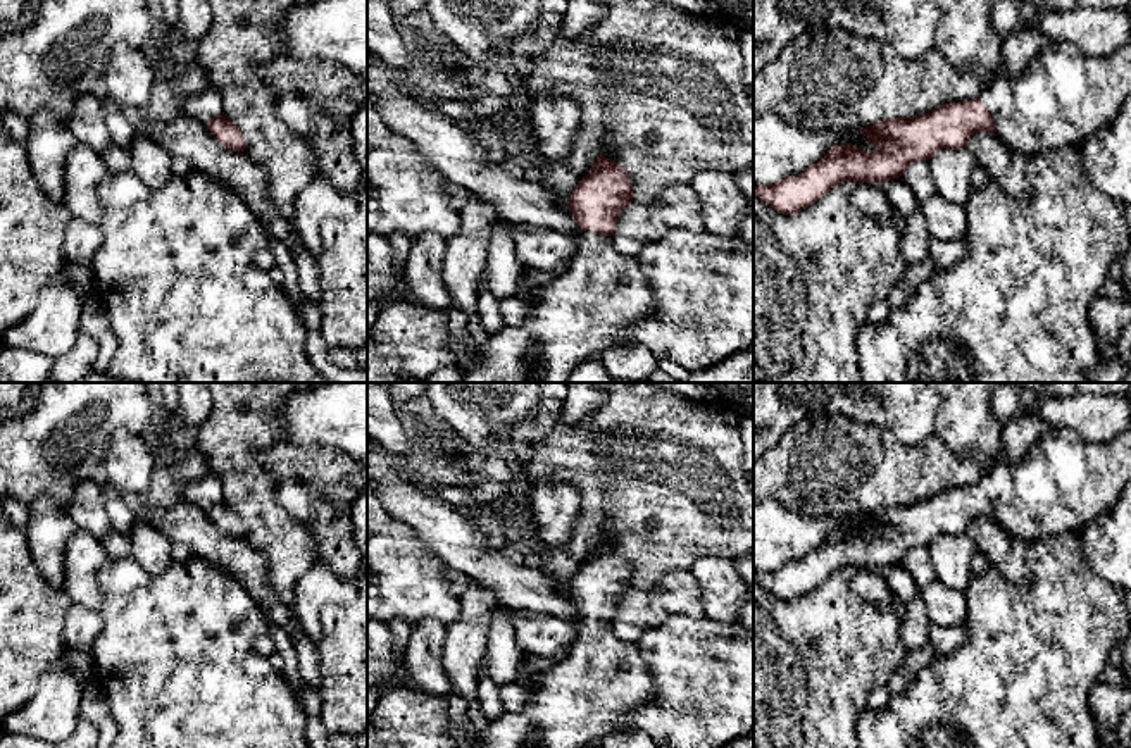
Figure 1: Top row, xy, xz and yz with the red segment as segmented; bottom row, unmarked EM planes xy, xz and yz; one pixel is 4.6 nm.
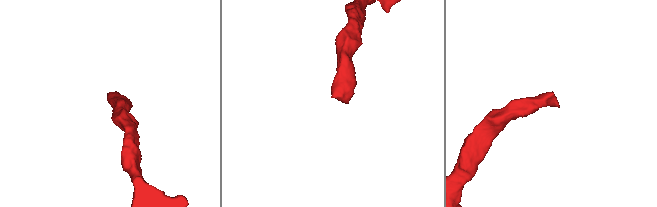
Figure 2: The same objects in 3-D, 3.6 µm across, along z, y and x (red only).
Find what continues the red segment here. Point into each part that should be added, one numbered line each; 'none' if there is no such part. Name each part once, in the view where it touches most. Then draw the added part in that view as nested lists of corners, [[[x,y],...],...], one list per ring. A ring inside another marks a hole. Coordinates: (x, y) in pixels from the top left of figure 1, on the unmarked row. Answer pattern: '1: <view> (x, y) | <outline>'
1: yz (1064, 483) | [[[1052,427],[1012,465],[1002,458],[979,486],[995,508],[995,520],[1022,543],[1079,534],[1107,514],[1131,483],[1131,429],[1110,443],[1084,439],[1072,427]]]

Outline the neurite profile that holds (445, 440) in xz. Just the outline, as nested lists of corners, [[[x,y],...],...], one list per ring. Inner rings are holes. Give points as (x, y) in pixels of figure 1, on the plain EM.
[[[441,424],[438,427],[431,427],[429,431],[436,448],[450,457],[448,479],[455,483],[476,481],[478,477],[467,464],[467,443],[452,429],[447,429]]]

